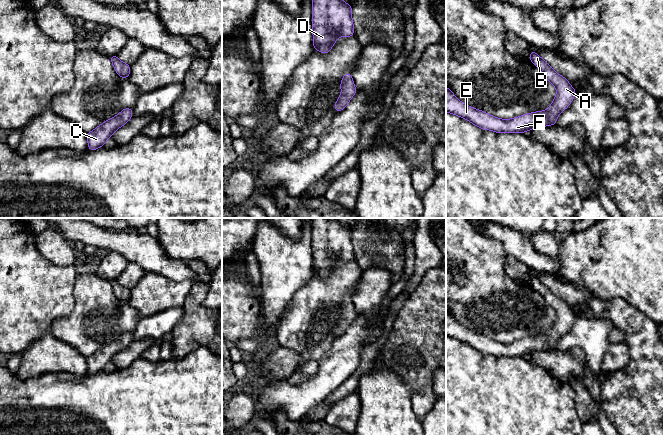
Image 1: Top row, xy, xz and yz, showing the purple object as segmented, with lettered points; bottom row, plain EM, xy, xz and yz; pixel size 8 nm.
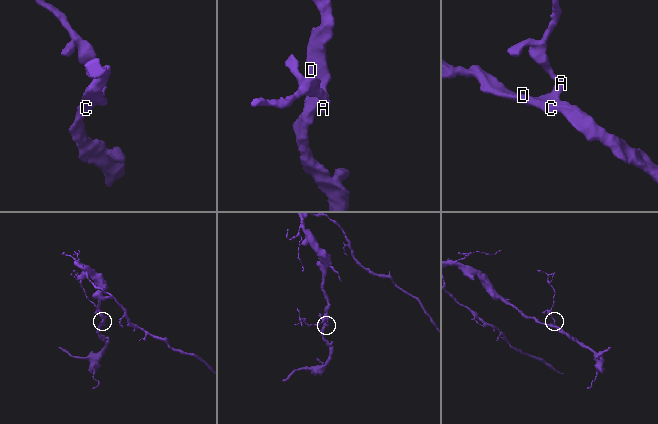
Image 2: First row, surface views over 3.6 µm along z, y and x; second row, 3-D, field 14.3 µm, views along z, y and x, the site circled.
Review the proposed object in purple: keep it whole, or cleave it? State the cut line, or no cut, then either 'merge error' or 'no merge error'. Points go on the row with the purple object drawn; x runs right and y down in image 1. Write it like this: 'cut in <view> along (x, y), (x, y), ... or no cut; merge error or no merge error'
no cut; no merge error

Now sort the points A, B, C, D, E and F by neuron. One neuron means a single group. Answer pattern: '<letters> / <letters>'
A B C D E F

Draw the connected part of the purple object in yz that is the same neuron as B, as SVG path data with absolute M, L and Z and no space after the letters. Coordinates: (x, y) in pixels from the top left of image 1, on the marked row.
M530 51L529 53L530 61L556 87L556 97L546 111L532 112L504 120L459 101L453 92L446 87L446 112L467 119L483 130L492 130L498 134L524 133L528 130L531 131L535 127L556 125L556 119L559 114L567 109L577 92L565 77L557 74L535 51Z

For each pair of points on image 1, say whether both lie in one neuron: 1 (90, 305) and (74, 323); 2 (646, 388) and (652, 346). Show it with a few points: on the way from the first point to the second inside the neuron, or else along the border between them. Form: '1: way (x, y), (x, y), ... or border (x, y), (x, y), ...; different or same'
1: way (86, 309), (78, 319); same
2: way (646, 378), (649, 370), (649, 356); same

